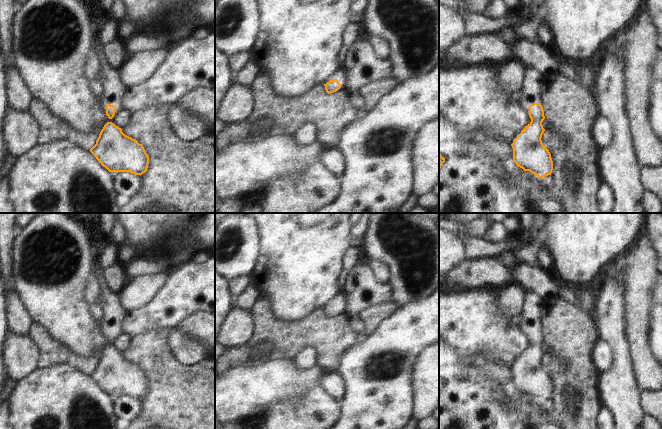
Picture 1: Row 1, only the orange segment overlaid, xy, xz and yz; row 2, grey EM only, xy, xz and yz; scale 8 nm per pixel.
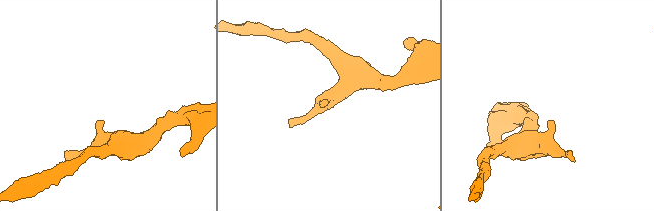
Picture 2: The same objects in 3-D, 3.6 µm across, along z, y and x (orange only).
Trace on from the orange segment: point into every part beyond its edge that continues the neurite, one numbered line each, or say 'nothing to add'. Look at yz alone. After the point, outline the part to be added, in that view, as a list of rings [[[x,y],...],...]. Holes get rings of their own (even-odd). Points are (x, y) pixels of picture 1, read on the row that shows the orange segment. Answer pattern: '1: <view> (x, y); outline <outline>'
1: yz (531, 91); outline [[[527,67],[523,80],[522,95],[520,100],[529,105],[541,103],[541,80],[543,75],[533,67]]]

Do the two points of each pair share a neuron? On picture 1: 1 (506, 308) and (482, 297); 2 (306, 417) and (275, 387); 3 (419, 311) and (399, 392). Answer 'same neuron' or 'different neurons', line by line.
1: different neurons
2: different neurons
3: same neuron

